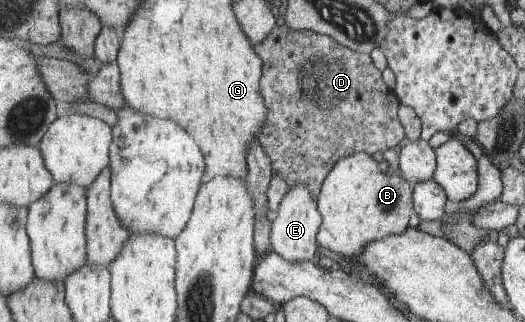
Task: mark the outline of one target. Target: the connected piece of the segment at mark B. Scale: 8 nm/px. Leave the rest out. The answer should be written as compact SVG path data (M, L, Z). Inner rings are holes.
M357 151L342 158L330 170L317 198L323 218L319 244L343 256L360 256L371 241L403 234L415 212L414 189L402 173L383 172L371 153Z

